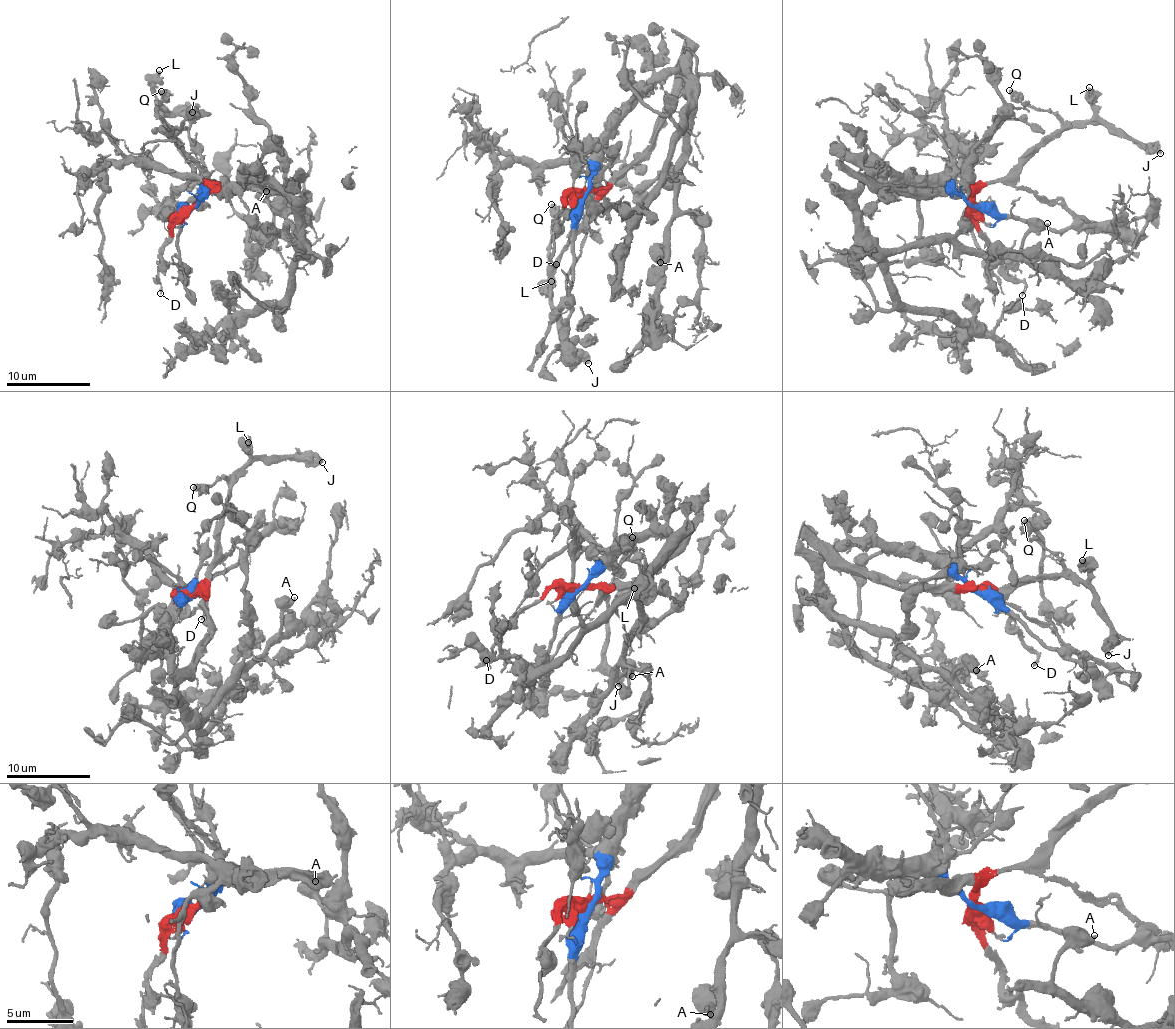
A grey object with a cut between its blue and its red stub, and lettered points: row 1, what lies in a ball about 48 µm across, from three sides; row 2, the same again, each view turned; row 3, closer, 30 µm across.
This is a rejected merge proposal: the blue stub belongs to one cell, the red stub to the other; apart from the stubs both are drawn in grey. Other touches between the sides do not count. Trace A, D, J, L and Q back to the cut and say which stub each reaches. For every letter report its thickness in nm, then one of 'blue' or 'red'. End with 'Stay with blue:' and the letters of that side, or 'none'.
A: 500 nm | blue
D: 170 nm | red
J: 440 nm | red
L: 340 nm | red
Q: 500 nm | red
Stay with blue: A

